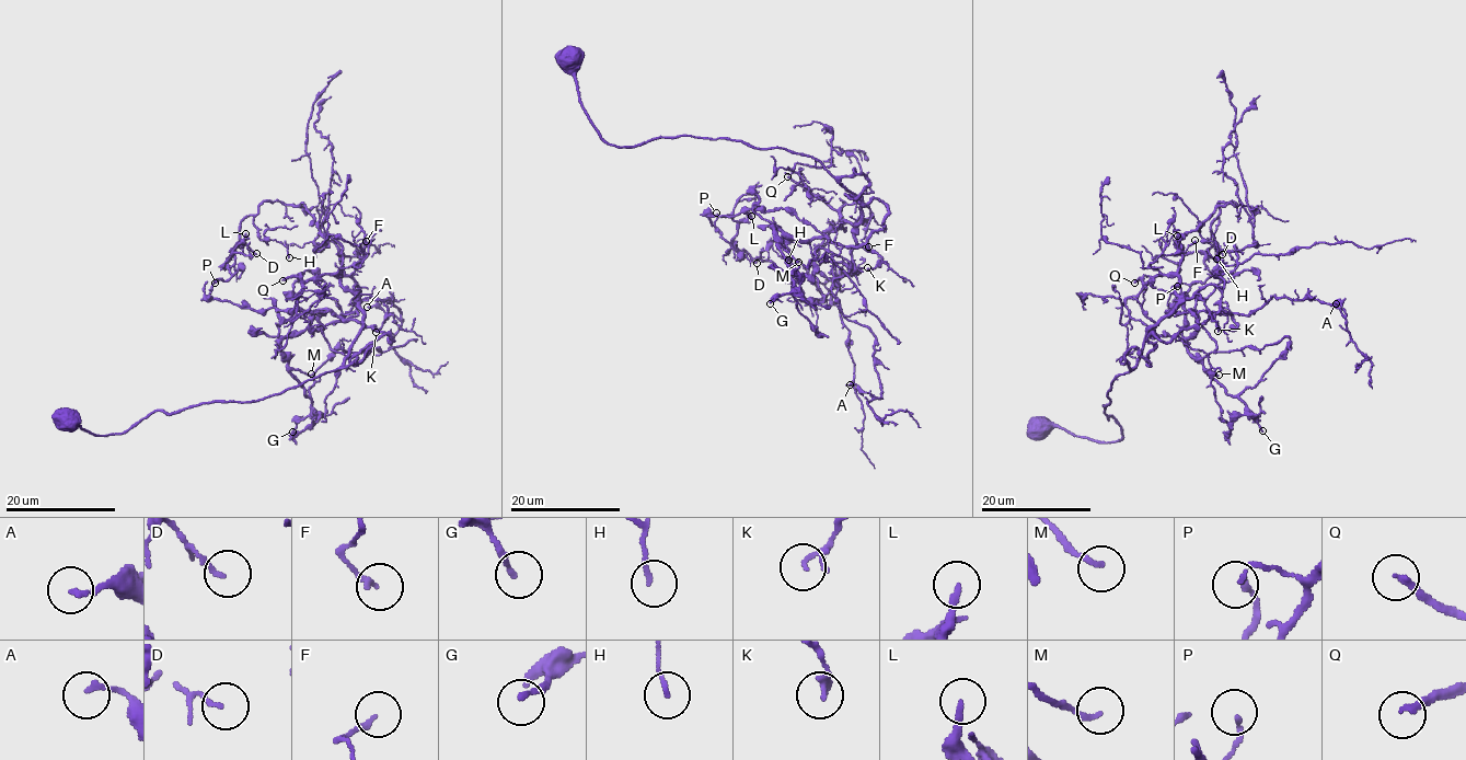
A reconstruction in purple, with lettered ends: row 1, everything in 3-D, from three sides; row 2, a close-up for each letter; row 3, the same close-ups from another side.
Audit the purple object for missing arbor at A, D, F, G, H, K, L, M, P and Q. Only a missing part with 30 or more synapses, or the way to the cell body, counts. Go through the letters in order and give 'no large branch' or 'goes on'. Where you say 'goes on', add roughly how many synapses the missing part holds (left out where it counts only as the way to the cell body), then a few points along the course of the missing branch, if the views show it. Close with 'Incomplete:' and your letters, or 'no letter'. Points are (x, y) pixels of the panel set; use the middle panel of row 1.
A: no large branch
D: no large branch
F: no large branch
G: no large branch
H: no large branch
K: no large branch
L: no large branch
M: no large branch
P: no large branch
Q: no large branch
Incomplete: no letter

